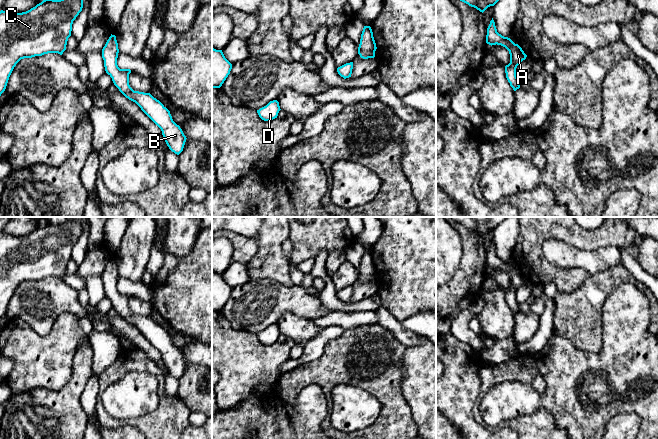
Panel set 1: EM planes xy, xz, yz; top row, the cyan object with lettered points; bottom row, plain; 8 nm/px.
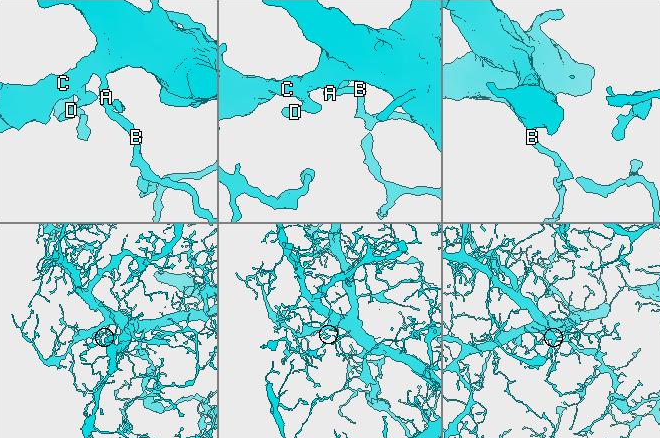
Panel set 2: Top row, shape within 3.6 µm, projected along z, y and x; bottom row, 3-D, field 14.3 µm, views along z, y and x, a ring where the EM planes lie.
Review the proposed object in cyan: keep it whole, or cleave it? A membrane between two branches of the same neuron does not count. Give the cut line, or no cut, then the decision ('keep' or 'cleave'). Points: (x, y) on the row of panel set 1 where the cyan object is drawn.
no cut; keep

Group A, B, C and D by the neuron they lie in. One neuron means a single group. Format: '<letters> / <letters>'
A B C D

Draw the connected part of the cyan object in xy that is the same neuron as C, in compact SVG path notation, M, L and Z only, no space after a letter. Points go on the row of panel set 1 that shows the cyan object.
M43 0L26 12L0 11L0 96L6 89L14 67L21 59L48 53L63 54L68 38L71 36L73 21L82 11L82 8L83 0Z

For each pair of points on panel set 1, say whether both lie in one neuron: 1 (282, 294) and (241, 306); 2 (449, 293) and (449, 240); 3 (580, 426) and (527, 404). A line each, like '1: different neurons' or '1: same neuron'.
1: same neuron
2: different neurons
3: same neuron

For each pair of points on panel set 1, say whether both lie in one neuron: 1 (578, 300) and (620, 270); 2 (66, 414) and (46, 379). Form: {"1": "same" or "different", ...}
{"1": "same", "2": "different"}

